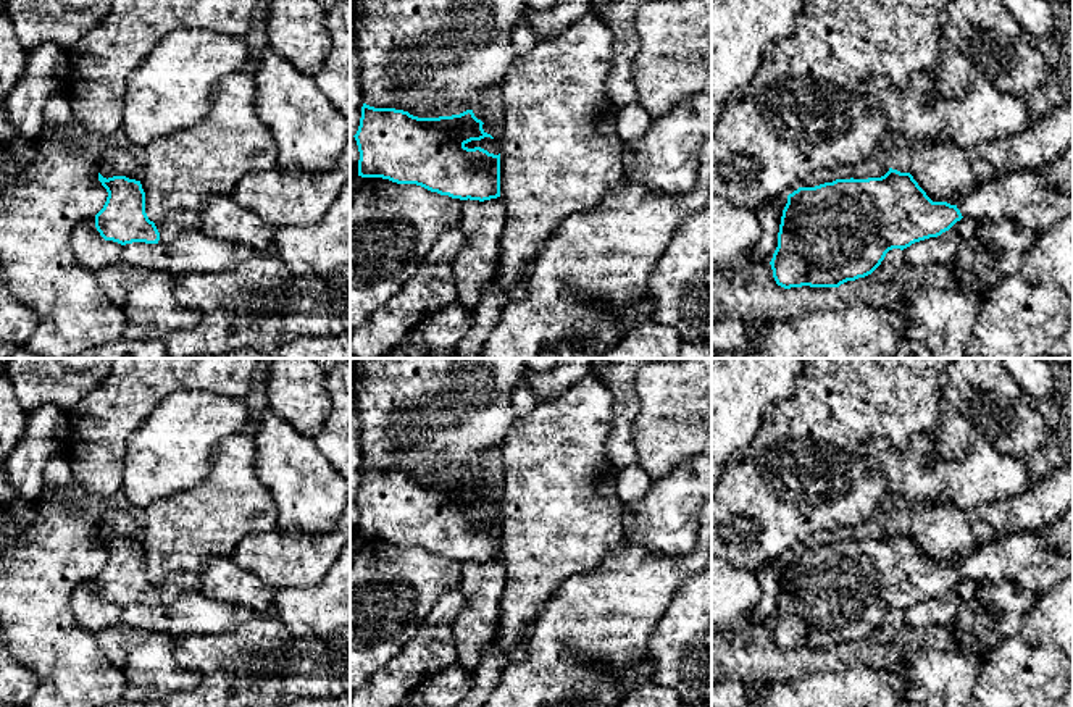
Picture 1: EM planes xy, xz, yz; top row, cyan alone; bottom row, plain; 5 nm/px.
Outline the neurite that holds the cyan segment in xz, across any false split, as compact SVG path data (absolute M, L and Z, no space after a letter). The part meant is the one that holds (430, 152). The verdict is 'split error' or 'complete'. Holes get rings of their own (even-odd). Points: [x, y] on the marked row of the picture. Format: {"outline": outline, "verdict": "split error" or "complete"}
{"outline": "M361 107L357 134L358 176L382 178L397 184L416 184L431 192L460 200L491 200L500 197L500 153L481 147L468 149L471 140L494 139L482 129L473 110L439 118L418 118L403 110Z", "verdict": "complete"}

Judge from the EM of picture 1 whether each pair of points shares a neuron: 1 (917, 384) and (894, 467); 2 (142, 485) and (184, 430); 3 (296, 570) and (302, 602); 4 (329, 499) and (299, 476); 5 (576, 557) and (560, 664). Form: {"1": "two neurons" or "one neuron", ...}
{"1": "two neurons", "2": "one neuron", "3": "two neurons", "4": "one neuron", "5": "two neurons"}

